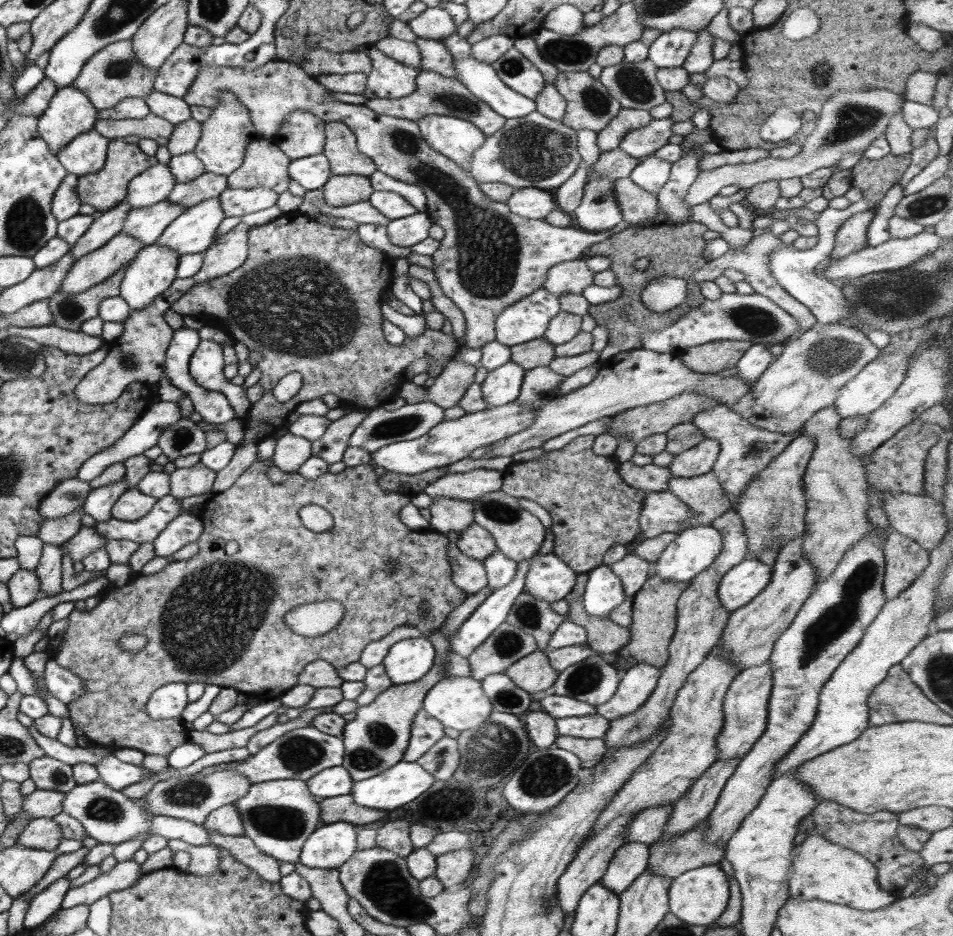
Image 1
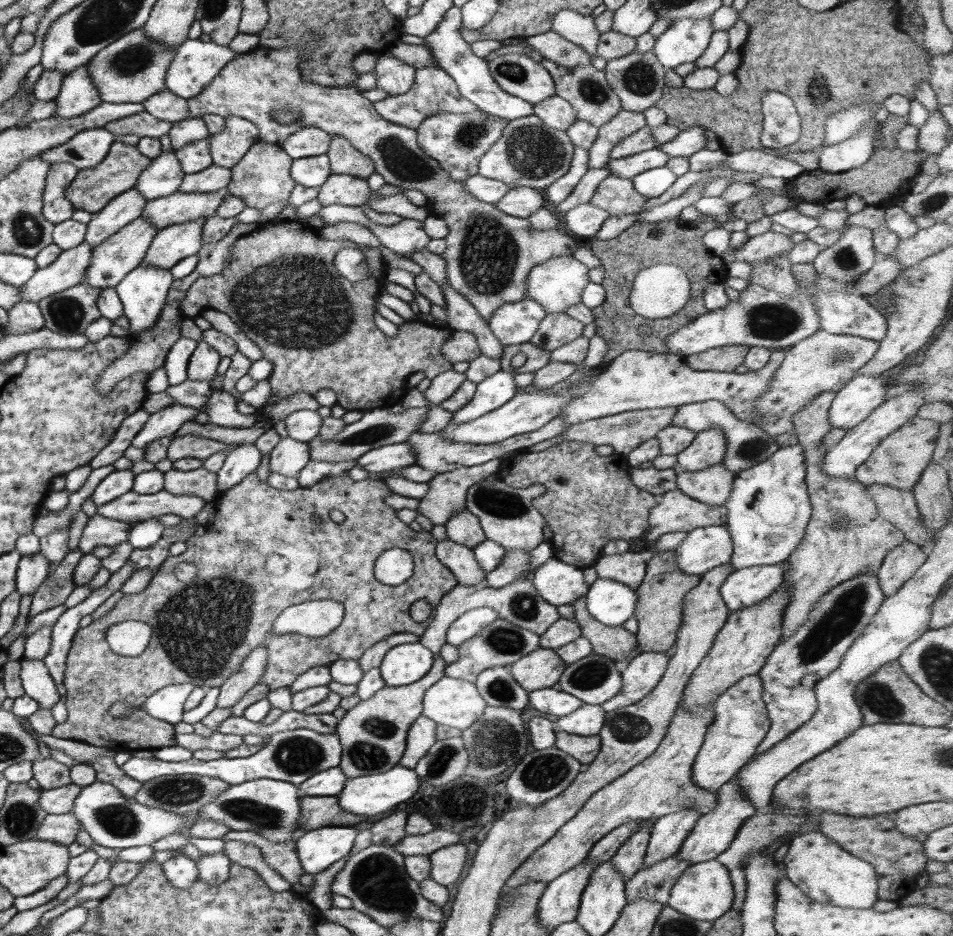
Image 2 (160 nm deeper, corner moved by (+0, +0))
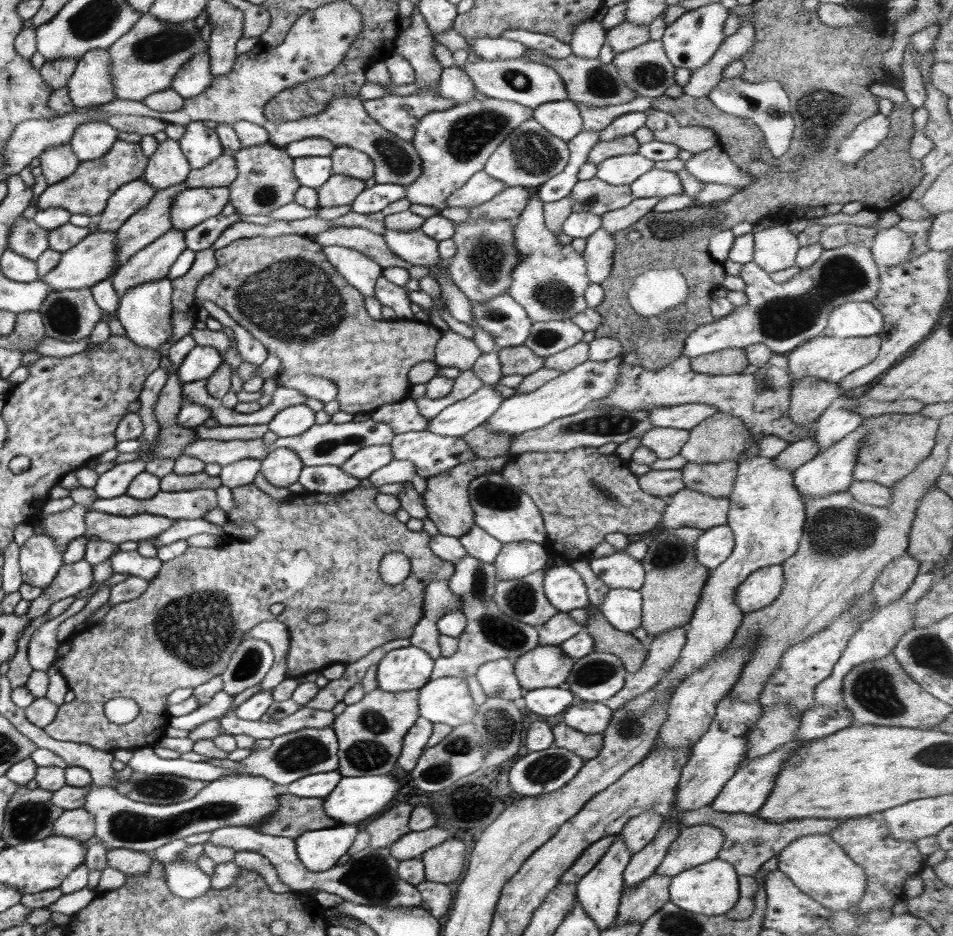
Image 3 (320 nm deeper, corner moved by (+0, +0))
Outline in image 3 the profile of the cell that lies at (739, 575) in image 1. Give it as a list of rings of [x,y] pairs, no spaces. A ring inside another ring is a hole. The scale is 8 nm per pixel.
[[[781,565],[759,568],[735,588],[735,601],[743,613],[756,612],[771,605],[781,593],[784,573]]]

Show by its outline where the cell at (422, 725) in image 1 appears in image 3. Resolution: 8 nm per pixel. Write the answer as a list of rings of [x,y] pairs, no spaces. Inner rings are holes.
[[[419,716],[414,725],[408,729],[408,733],[404,736],[403,747],[397,764],[404,771],[412,772],[416,767],[422,752],[426,748],[426,744],[432,736],[434,724],[430,723],[423,716]]]

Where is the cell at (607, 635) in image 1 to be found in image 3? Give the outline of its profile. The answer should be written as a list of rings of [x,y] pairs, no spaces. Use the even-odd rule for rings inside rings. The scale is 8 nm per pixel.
[[[588,608],[589,617],[583,626],[593,638],[593,650],[612,653],[623,662],[627,672],[636,672],[644,664],[649,649],[632,633],[616,630],[598,608]]]

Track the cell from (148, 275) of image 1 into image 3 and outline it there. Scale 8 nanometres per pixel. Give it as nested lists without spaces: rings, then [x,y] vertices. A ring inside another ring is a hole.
[[[165,277],[150,283],[140,284],[124,292],[126,295],[120,299],[116,319],[122,323],[126,331],[125,335],[140,348],[160,350],[160,347],[167,344],[172,336],[171,298],[173,287],[170,279]]]

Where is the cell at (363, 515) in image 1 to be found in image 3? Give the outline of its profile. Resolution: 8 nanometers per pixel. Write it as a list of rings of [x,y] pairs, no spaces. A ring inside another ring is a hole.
[[[252,482],[246,486],[232,488],[232,494],[237,506],[234,510],[227,513],[230,524],[236,526],[244,526],[244,524],[252,524],[256,526],[256,536],[253,536],[252,546],[244,546],[244,542],[236,538],[227,538],[226,544],[222,546],[202,547],[188,547],[183,556],[174,558],[168,562],[163,562],[158,574],[149,581],[148,588],[134,600],[128,602],[121,602],[120,604],[111,605],[110,610],[99,623],[89,625],[85,630],[75,632],[67,640],[62,641],[57,648],[56,660],[53,662],[62,673],[62,676],[68,683],[68,688],[75,694],[74,700],[68,704],[62,702],[57,707],[57,713],[51,724],[44,728],[44,732],[51,738],[63,742],[72,742],[79,744],[88,744],[92,748],[100,751],[114,752],[117,748],[134,750],[137,747],[154,746],[160,738],[165,736],[165,731],[169,727],[168,715],[166,713],[167,698],[177,688],[196,688],[205,682],[208,682],[214,676],[221,675],[224,669],[228,666],[232,653],[236,647],[247,637],[251,628],[256,624],[264,622],[264,620],[277,620],[286,624],[289,632],[289,649],[286,655],[287,677],[296,678],[298,675],[309,673],[312,671],[322,670],[334,662],[354,663],[360,658],[364,658],[374,648],[382,646],[387,642],[396,639],[410,638],[412,636],[414,627],[419,623],[419,620],[424,616],[423,602],[424,602],[424,588],[431,580],[445,580],[447,581],[452,575],[454,565],[451,562],[442,560],[437,557],[432,549],[428,546],[431,536],[425,531],[414,532],[408,530],[404,522],[400,522],[394,515],[388,514],[380,510],[375,503],[375,496],[380,493],[377,487],[364,488],[357,486],[352,490],[346,492],[338,492],[330,494],[328,492],[322,493],[307,493],[300,495],[290,495],[285,501],[275,500],[262,490],[258,489]],[[389,552],[401,552],[410,559],[411,573],[406,580],[400,585],[390,586],[386,584],[379,573],[380,561],[385,554]],[[187,568],[190,570],[190,576],[184,576],[183,570]],[[272,604],[284,604],[284,610],[278,615],[274,615],[270,611]],[[323,610],[327,614],[327,619],[322,623],[313,623],[307,620],[307,616],[311,612]],[[111,698],[131,698],[140,707],[137,717],[129,724],[114,724],[106,718],[104,714],[104,704]]]

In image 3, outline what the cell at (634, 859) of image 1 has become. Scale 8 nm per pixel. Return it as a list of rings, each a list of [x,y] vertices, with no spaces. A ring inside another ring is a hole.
[[[646,811],[633,816],[626,824],[620,834],[632,854],[640,852],[660,830],[664,818],[654,811]]]

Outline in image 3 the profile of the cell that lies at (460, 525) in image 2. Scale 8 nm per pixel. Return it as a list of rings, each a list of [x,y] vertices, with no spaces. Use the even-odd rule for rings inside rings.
[[[504,455],[496,458],[478,458],[473,461],[464,461],[450,470],[426,479],[426,489],[422,498],[428,511],[427,517],[436,525],[440,534],[455,536],[459,539],[460,536],[464,536],[465,532],[470,531],[472,526],[476,526],[474,511],[469,503],[469,484],[474,478],[485,474],[487,470],[498,470],[500,472],[510,459],[511,456]]]

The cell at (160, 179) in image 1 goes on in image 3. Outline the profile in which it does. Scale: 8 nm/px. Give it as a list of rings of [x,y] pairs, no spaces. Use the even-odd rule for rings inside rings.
[[[168,137],[159,142],[157,149],[149,156],[147,167],[142,176],[156,190],[184,183],[191,171],[190,163],[181,149],[181,144]]]

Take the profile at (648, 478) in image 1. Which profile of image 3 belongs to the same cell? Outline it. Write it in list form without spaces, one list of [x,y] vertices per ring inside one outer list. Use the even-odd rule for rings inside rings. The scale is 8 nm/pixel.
[[[650,468],[650,471],[638,477],[638,482],[644,492],[667,500],[675,492],[685,487],[682,477],[681,470],[654,470]]]

